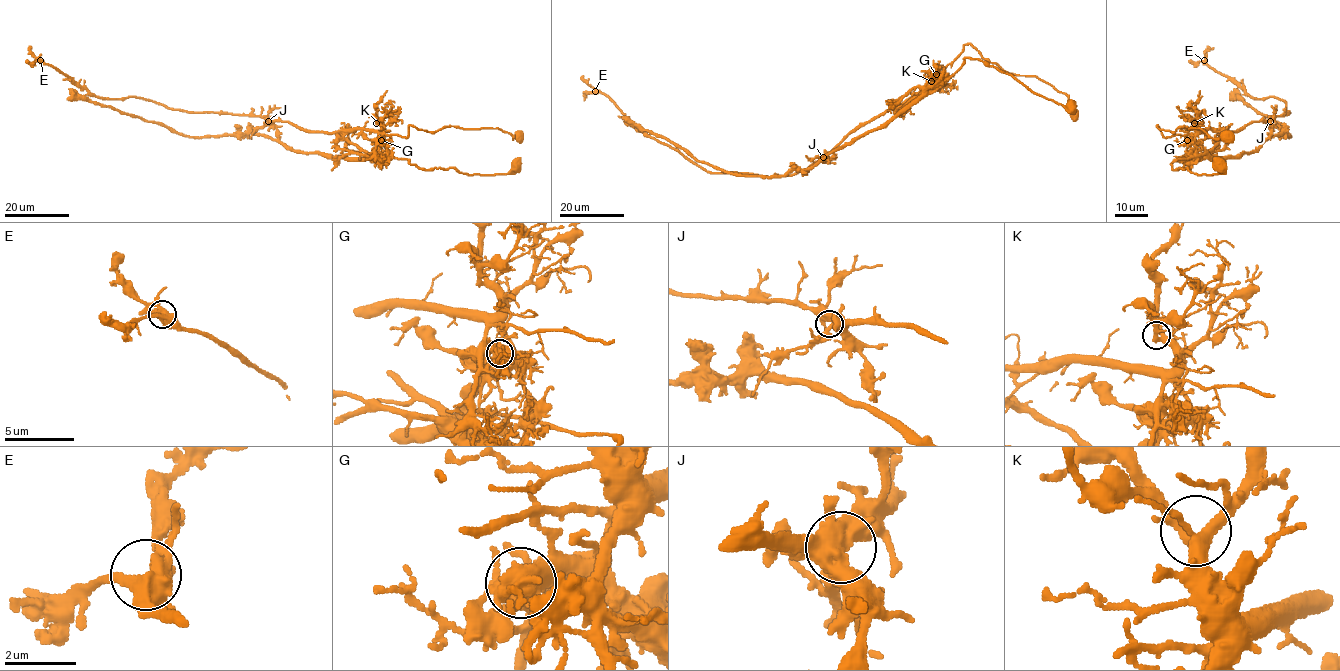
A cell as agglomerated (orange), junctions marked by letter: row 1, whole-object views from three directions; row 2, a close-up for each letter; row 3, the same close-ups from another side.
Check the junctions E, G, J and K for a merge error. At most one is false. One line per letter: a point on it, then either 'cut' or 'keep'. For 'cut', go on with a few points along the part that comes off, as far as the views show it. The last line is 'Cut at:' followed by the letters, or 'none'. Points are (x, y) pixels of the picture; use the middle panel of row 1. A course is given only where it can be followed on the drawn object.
E: place (595, 91); keep
G: place (936, 74); cut; course (936, 74), (819, 160), (773, 176), (709, 172), (637, 129), (607, 96), (587, 92), (584, 100)
J: place (823, 157); keep
K: place (931, 81); keep
Cut at: G

